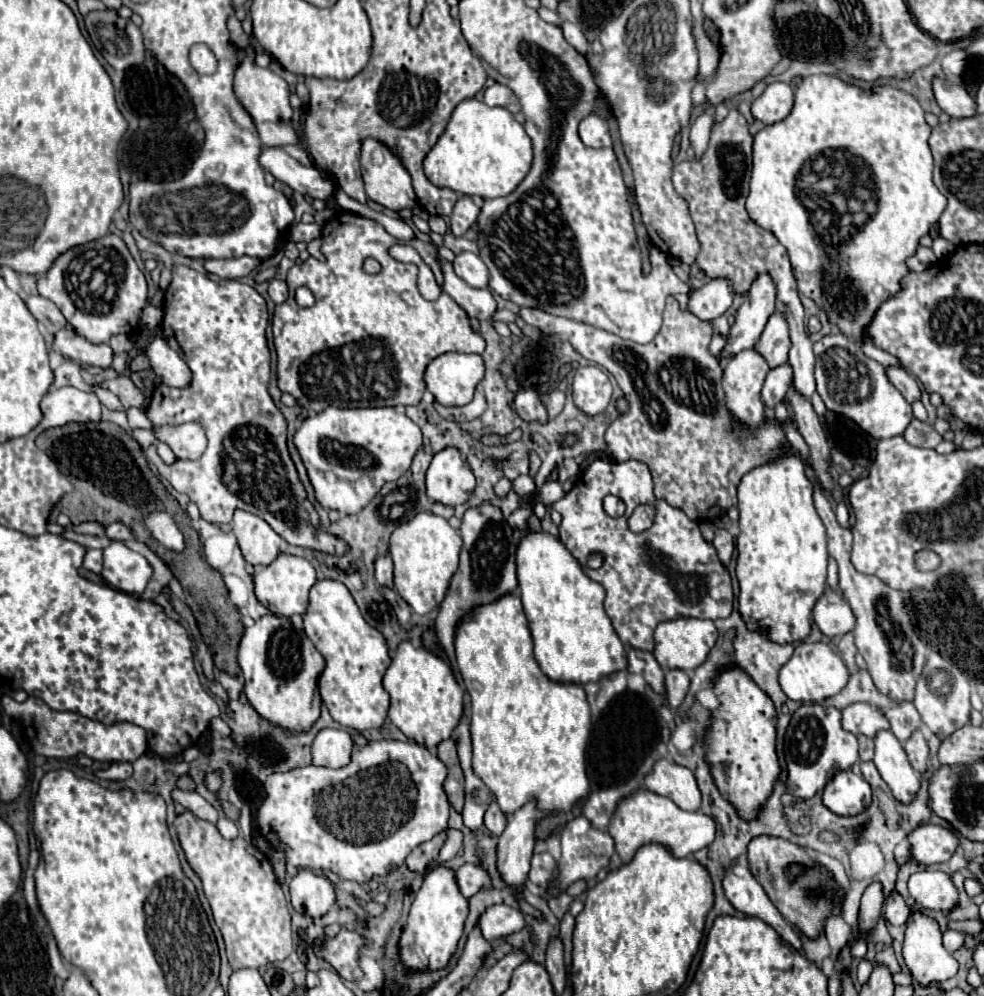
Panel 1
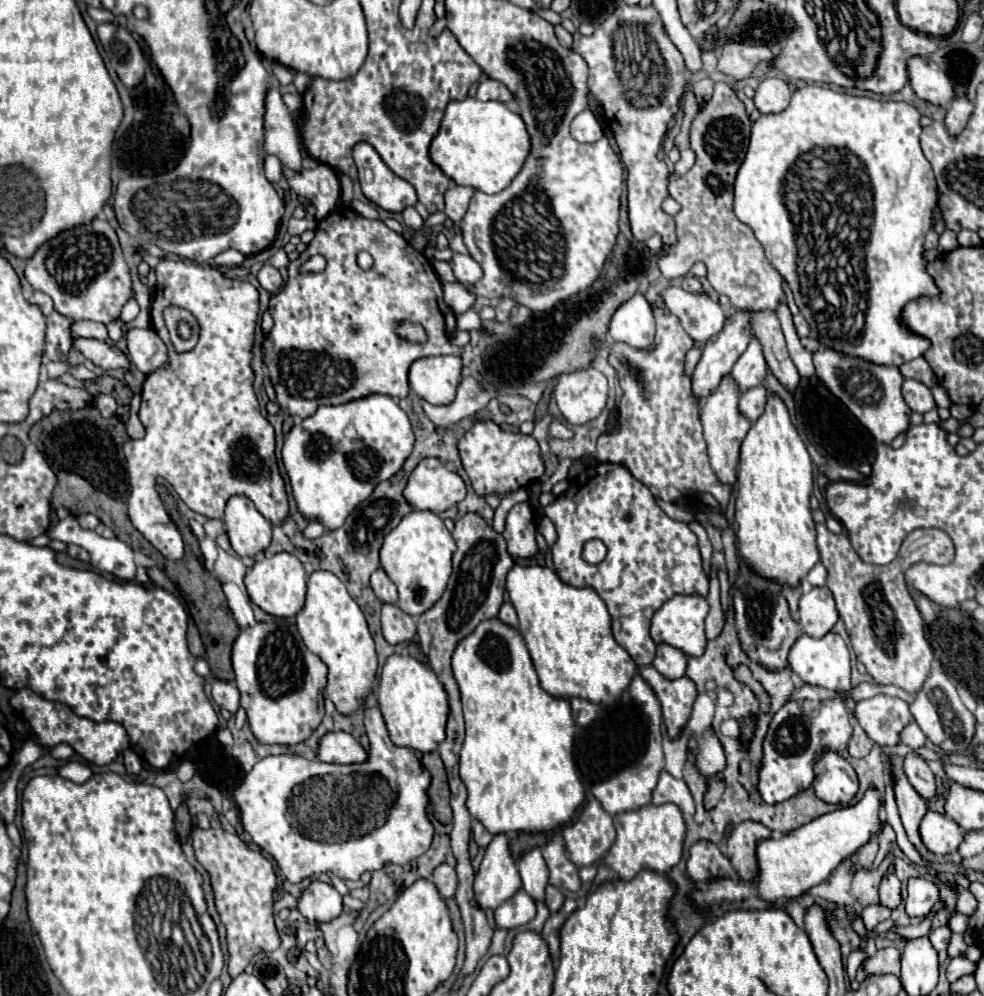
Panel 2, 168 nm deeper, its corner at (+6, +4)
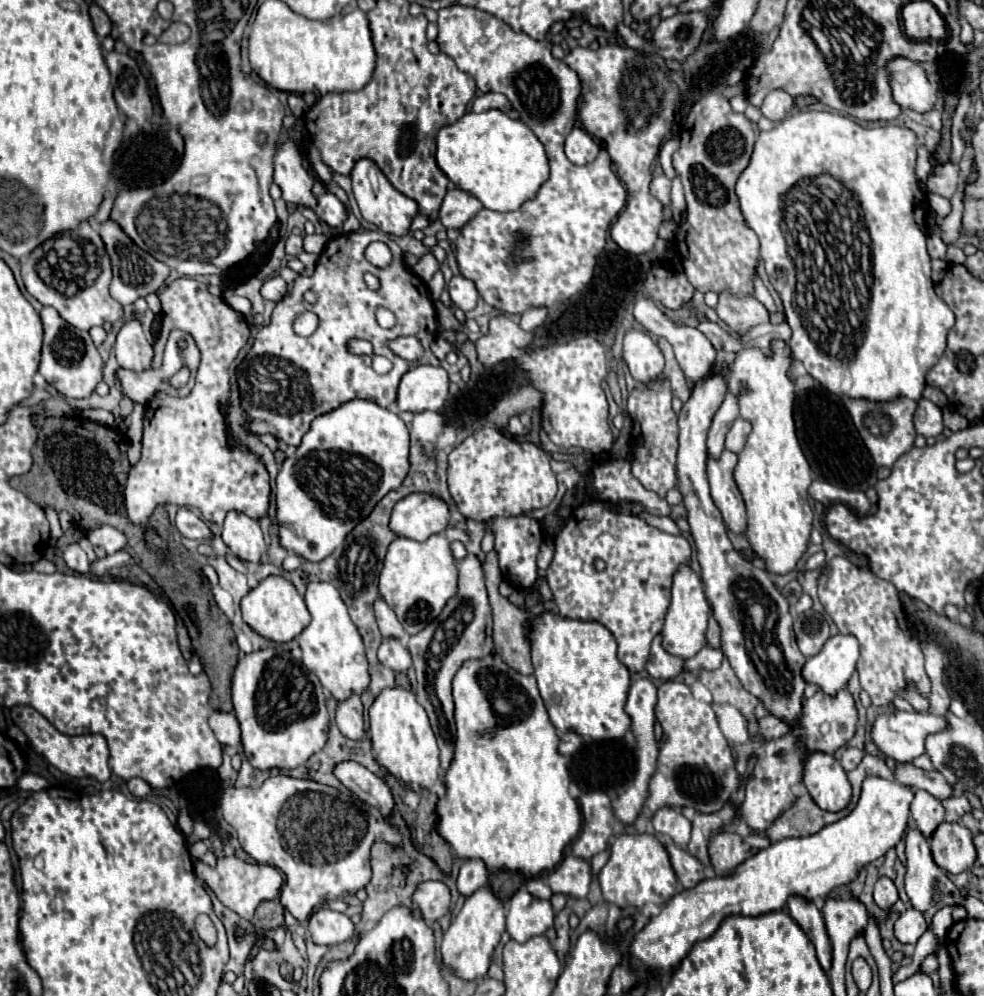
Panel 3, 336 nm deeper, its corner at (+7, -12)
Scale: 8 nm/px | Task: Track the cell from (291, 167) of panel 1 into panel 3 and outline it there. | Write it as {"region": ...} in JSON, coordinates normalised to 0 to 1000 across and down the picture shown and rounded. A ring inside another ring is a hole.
{"region":[[[329,193],[327,197],[323,197],[321,217],[323,217],[323,221],[331,223],[333,227],[346,229],[350,219],[352,219],[352,209],[337,193]]]}

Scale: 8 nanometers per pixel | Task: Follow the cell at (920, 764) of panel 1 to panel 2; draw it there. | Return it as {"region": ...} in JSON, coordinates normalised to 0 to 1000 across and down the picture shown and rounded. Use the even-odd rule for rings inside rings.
{"region":[[[926,755],[926,757],[920,759],[920,779],[922,779],[924,787],[934,795],[934,799],[938,803],[944,803],[944,801],[948,801],[952,797],[950,779],[948,779],[946,771],[930,755]]]}

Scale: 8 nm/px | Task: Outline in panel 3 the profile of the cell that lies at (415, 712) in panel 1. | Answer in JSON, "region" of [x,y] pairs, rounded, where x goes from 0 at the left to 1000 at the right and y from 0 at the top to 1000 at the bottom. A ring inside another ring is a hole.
{"region":[[[407,689],[392,691],[386,695],[386,699],[376,709],[376,741],[378,741],[378,751],[384,767],[392,771],[396,777],[400,777],[402,781],[407,781],[409,785],[421,791],[439,791],[447,783],[447,753],[443,747],[443,739],[437,731],[435,717],[423,703],[421,695],[411,693]]]}

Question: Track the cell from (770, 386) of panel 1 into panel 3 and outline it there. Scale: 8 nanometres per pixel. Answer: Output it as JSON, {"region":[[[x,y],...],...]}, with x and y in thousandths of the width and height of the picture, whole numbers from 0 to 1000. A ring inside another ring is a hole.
{"region":[[[756,420],[746,422],[742,434],[738,436],[738,450],[744,454],[752,454],[758,446],[758,440],[762,434],[764,434],[764,426],[760,422],[756,422]]]}

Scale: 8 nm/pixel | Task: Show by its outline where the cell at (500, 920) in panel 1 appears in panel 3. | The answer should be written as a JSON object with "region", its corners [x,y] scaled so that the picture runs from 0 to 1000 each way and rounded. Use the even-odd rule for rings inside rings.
{"region":[[[526,894],[516,904],[514,936],[524,946],[535,946],[553,938],[563,926],[563,914],[557,904],[547,904],[533,894]]]}

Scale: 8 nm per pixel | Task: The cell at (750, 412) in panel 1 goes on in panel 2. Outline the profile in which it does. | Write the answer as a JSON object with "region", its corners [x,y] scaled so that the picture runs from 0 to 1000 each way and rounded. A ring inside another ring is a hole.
{"region":[[[737,378],[735,384],[731,386],[731,390],[712,404],[714,406],[712,408],[712,426],[714,426],[714,436],[718,442],[718,456],[723,462],[723,470],[727,472],[729,480],[739,488],[745,488],[749,484],[751,448],[763,430],[763,424],[757,418],[753,418],[753,414],[749,410],[751,398],[753,396],[749,394],[745,382],[741,378]]]}

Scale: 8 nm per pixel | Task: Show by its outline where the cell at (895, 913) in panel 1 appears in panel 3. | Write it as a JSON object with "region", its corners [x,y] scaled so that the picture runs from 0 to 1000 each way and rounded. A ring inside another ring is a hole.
{"region":[[[894,882],[888,890],[888,906],[896,914],[904,914],[911,904],[913,904],[913,894],[911,894],[909,886],[904,882]]]}

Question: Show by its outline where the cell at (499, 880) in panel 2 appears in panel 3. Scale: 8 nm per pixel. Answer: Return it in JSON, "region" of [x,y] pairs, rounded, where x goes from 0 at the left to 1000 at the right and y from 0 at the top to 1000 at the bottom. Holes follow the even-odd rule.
{"region":[[[496,888],[486,892],[482,898],[478,898],[470,914],[457,928],[457,932],[451,936],[451,944],[447,952],[451,968],[472,984],[484,984],[494,980],[500,954],[512,936],[512,920],[514,920],[512,906],[500,896]]]}

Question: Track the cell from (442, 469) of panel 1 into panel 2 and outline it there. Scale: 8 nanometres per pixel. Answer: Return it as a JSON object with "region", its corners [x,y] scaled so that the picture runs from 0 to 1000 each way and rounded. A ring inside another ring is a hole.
{"region":[[[432,460],[414,482],[410,498],[420,512],[438,512],[442,516],[456,512],[473,500],[473,484],[456,474],[444,460]]]}

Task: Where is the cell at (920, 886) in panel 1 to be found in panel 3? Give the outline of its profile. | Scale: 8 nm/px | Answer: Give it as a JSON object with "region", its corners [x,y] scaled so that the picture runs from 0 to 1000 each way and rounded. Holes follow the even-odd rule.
{"region":[[[923,912],[909,928],[909,938],[917,948],[931,948],[933,942],[941,936],[943,926],[939,918],[931,912]]]}

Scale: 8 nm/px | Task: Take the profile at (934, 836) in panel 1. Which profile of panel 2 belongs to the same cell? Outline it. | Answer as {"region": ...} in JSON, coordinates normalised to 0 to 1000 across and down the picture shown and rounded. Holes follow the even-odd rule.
{"region":[[[942,815],[936,823],[936,843],[948,857],[966,857],[979,845],[979,835],[971,823],[954,815]]]}

